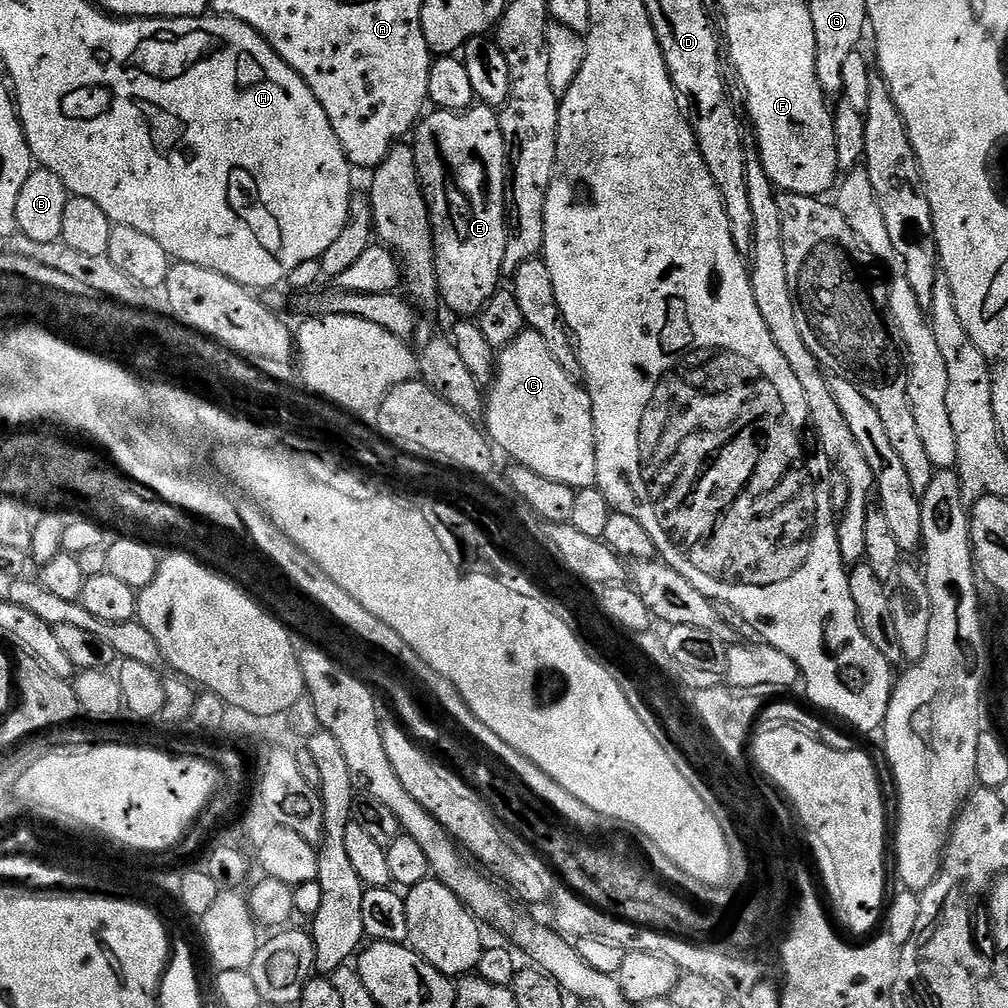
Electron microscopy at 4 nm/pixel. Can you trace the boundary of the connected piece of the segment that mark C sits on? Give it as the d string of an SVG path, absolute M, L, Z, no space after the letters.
M525 330L514 342L499 349L494 375L486 388L483 423L488 424L489 441L519 467L529 468L534 474L542 474L542 478L550 478L550 482L562 482L562 486L577 490L595 485L596 435L590 394L577 377L566 374L566 370L554 362L554 354L550 354L546 342L542 342L542 334Z

